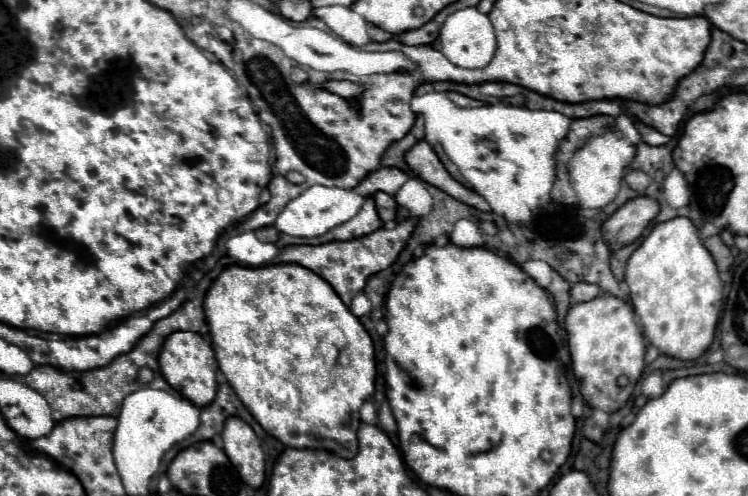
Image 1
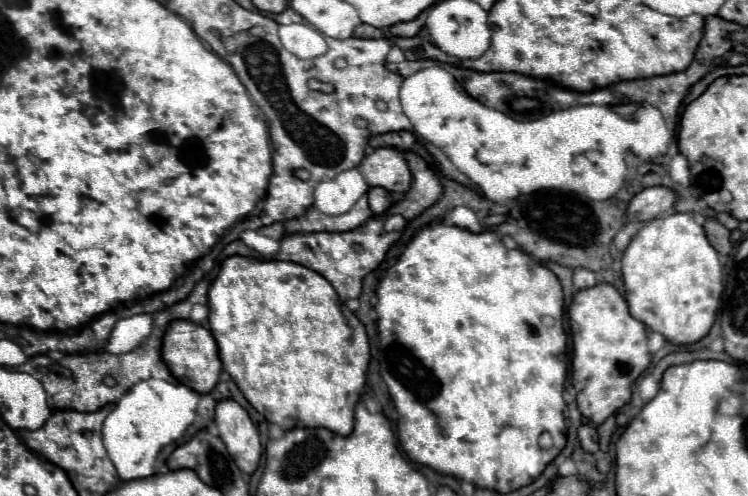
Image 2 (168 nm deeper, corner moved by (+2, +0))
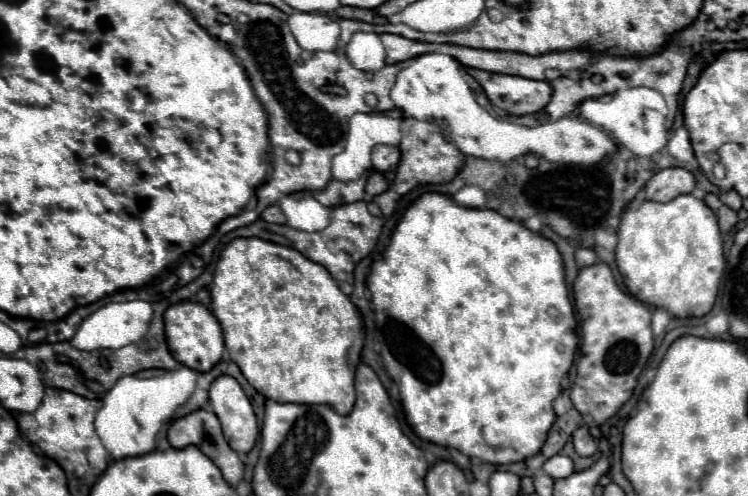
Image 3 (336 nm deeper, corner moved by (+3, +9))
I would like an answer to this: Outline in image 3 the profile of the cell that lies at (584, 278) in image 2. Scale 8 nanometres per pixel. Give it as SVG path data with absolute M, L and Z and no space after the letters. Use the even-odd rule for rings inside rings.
M577 249L575 251L575 261L577 261L577 267L583 269L585 265L595 265L597 263L597 255L591 249Z

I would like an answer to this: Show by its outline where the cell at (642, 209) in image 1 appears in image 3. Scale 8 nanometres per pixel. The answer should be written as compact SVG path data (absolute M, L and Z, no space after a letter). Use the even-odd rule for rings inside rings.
M663 169L655 173L645 185L645 199L667 203L677 195L691 193L695 187L695 177L687 169Z

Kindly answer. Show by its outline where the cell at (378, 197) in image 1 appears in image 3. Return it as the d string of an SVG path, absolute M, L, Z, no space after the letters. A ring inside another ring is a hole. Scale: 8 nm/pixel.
M373 171L373 173L369 175L369 179L367 179L367 187L365 187L365 191L367 191L371 197L377 197L377 195L385 193L387 187L389 187L387 177L385 177L383 173L379 173L379 171Z

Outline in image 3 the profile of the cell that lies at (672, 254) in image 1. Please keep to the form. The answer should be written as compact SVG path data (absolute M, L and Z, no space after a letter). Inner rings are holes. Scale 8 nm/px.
M679 195L669 203L643 201L637 209L625 209L617 237L617 267L623 275L625 287L635 299L639 299L643 305L665 309L669 315L679 319L703 317L711 311L717 299L719 281L723 277L725 255L717 217L701 199L695 199L693 195Z

